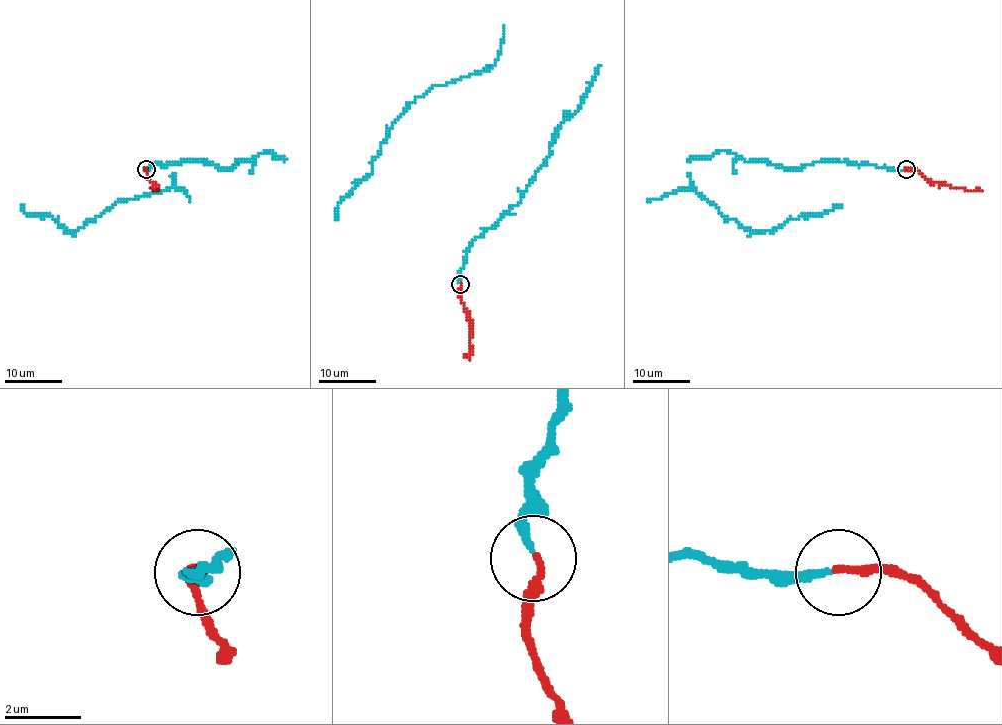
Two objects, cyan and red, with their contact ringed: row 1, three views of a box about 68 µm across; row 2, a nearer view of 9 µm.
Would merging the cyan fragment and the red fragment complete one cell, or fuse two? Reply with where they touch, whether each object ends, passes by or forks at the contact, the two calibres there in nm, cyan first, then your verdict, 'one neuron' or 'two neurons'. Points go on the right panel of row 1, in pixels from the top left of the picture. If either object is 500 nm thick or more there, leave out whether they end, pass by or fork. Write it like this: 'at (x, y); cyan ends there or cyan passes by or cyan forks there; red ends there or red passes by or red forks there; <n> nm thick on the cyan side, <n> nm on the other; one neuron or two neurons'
at (906, 169); cyan ends there; red ends there; 200 nm thick on the cyan side, 240 nm on the other; one neuron

